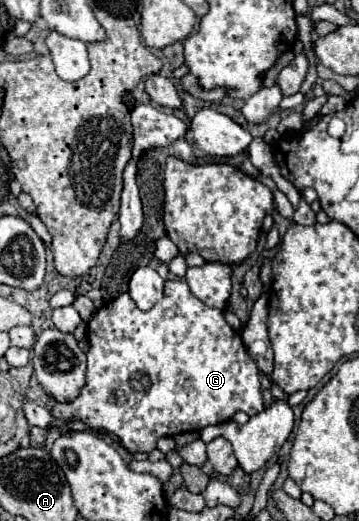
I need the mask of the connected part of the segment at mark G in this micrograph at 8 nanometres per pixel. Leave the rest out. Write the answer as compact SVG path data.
M167 280L165 296L147 312L141 312L127 292L121 294L93 314L87 330L87 386L75 402L55 404L53 426L57 428L63 428L67 418L81 418L97 432L117 434L127 452L151 452L161 436L225 422L237 410L249 416L263 410L259 368L247 354L241 336L225 322L221 310L195 298L185 280Z

